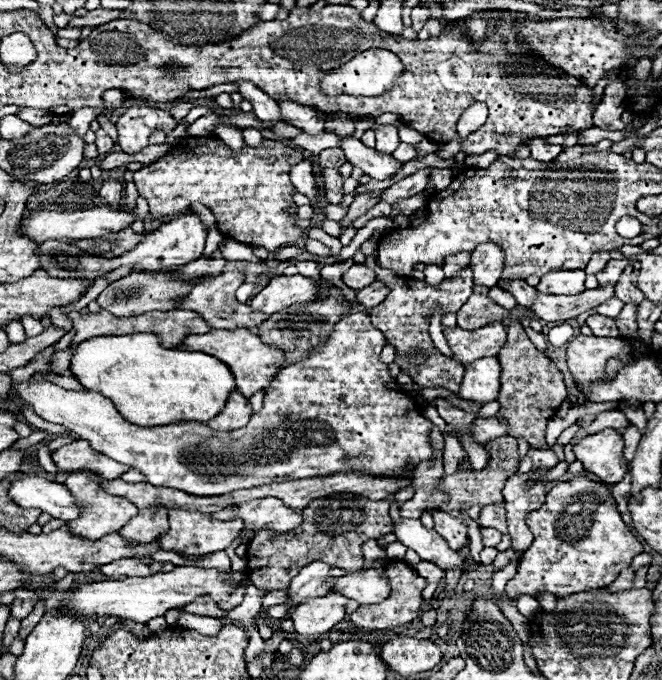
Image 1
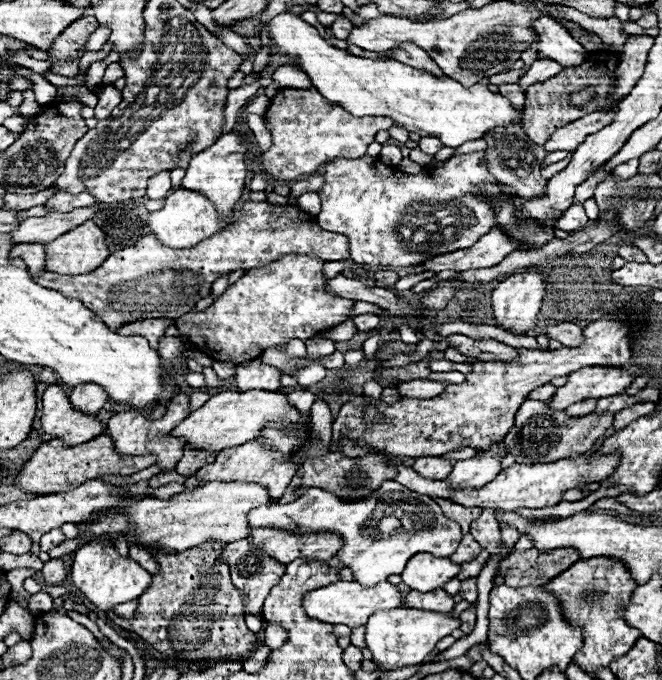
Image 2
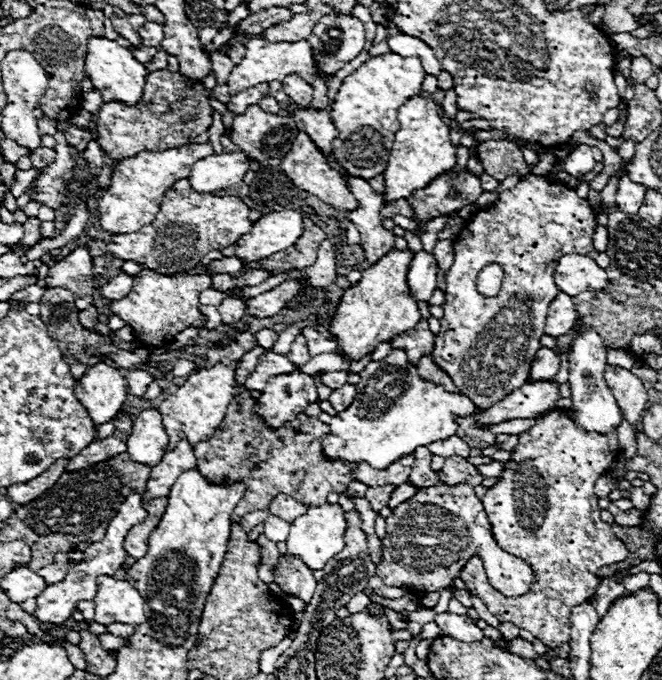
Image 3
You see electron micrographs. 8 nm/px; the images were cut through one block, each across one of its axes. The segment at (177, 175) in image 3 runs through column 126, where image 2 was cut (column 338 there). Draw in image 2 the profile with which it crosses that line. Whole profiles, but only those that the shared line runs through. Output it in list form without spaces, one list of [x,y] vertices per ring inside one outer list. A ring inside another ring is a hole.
[[[484,152],[456,154],[436,166],[432,170],[424,170],[420,174],[406,174],[394,166],[382,164],[378,158],[360,156],[356,160],[338,158],[330,160],[324,168],[324,184],[318,190],[322,200],[322,210],[316,216],[318,224],[324,230],[338,232],[348,236],[350,240],[350,258],[358,264],[366,266],[416,266],[428,256],[438,256],[444,252],[454,252],[466,248],[480,240],[480,236],[488,234],[490,228],[496,226],[496,216],[492,216],[492,208],[488,208],[488,200],[480,200],[476,196],[476,188],[480,184],[498,182],[488,172],[488,162]],[[460,222],[474,222],[468,228],[460,228]]]

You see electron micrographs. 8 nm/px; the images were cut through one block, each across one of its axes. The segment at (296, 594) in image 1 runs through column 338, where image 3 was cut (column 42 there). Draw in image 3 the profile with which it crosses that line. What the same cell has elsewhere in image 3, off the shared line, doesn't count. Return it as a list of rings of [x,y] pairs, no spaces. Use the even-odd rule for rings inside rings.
[[[54,562],[54,564],[44,566],[44,568],[38,570],[38,572],[40,572],[40,576],[44,576],[44,580],[48,580],[48,584],[56,584],[56,582],[64,580],[64,576],[68,574],[68,568],[66,568],[66,564]]]

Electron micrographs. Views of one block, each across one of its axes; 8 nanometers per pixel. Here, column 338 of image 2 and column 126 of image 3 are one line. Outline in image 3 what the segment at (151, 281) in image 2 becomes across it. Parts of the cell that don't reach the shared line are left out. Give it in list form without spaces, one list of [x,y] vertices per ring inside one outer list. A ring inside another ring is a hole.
[[[182,178],[162,198],[160,212],[150,226],[144,226],[134,234],[112,236],[106,244],[106,252],[120,260],[144,264],[160,274],[182,274],[196,268],[200,258],[210,250],[232,246],[242,234],[248,234],[252,228],[248,214],[250,208],[240,198],[198,194],[192,190],[188,178]]]

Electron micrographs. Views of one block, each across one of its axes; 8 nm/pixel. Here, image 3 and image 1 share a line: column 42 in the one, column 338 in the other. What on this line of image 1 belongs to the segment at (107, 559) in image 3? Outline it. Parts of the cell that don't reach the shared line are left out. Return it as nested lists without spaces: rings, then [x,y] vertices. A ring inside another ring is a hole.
[[[328,592],[322,598],[308,600],[290,612],[290,618],[294,622],[296,634],[312,636],[312,634],[324,634],[330,632],[338,622],[344,620],[348,598],[340,596],[340,592]]]

